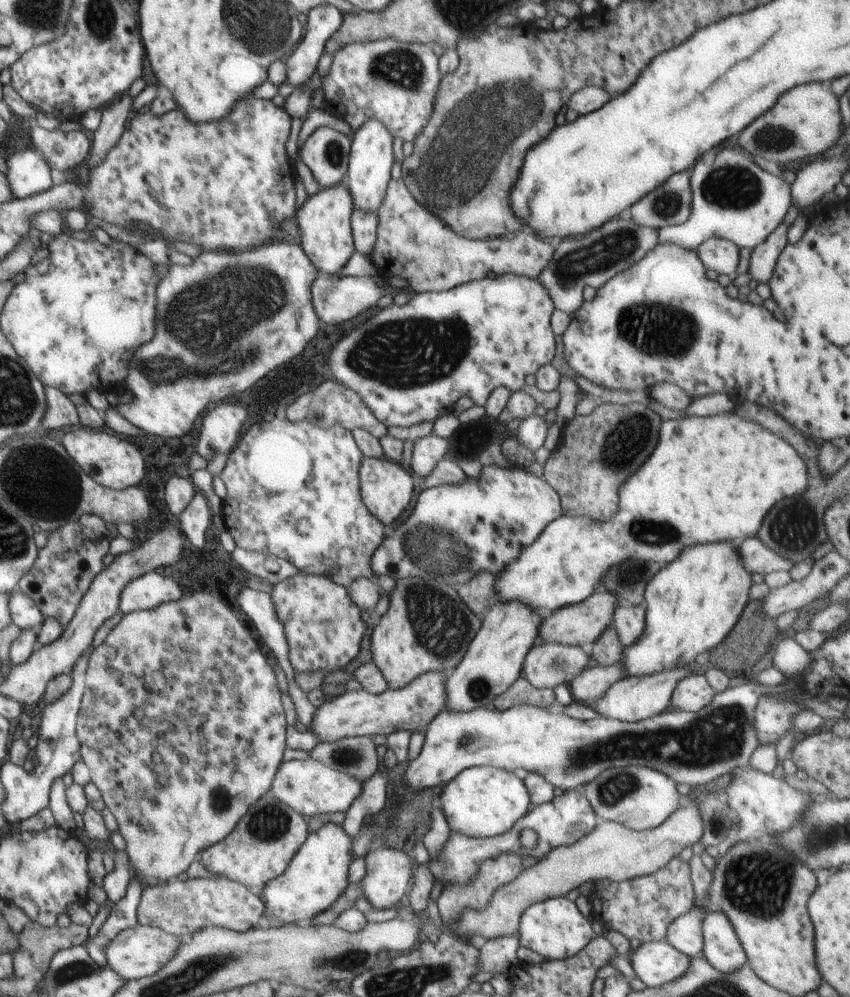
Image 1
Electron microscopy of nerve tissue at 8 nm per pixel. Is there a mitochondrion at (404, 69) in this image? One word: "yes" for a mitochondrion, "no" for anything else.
yes

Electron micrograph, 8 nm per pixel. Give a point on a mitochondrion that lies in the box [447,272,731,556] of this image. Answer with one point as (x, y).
(659, 331)

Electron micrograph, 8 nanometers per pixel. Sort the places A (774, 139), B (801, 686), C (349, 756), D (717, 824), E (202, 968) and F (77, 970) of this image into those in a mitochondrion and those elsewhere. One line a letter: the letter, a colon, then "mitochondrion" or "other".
A: mitochondrion
B: other
C: mitochondrion
D: mitochondrion
E: mitochondrion
F: mitochondrion

